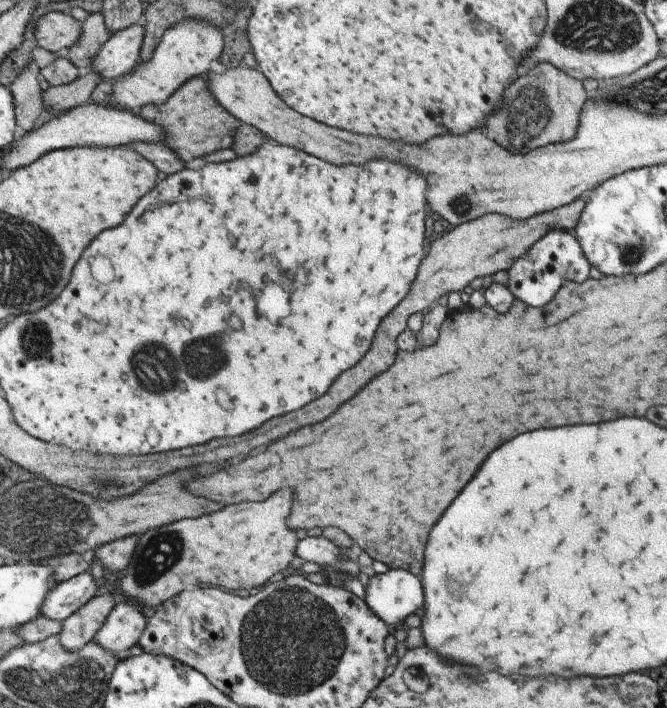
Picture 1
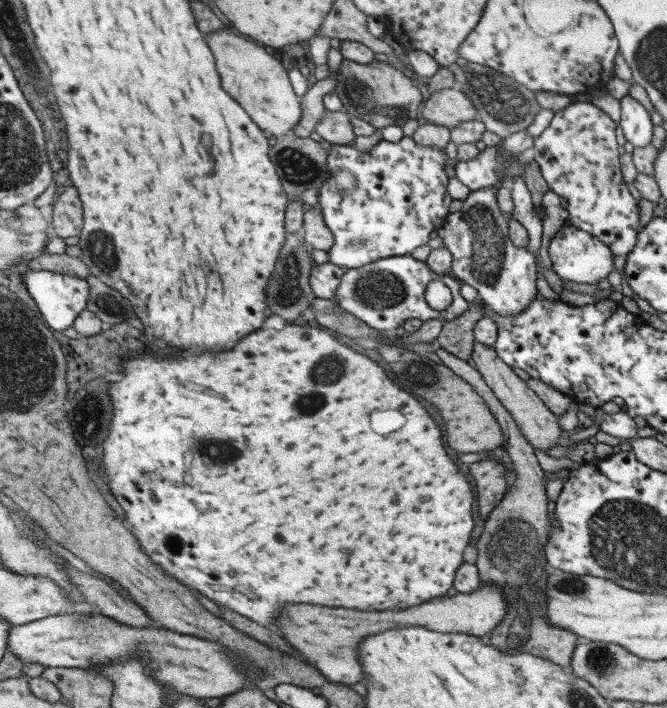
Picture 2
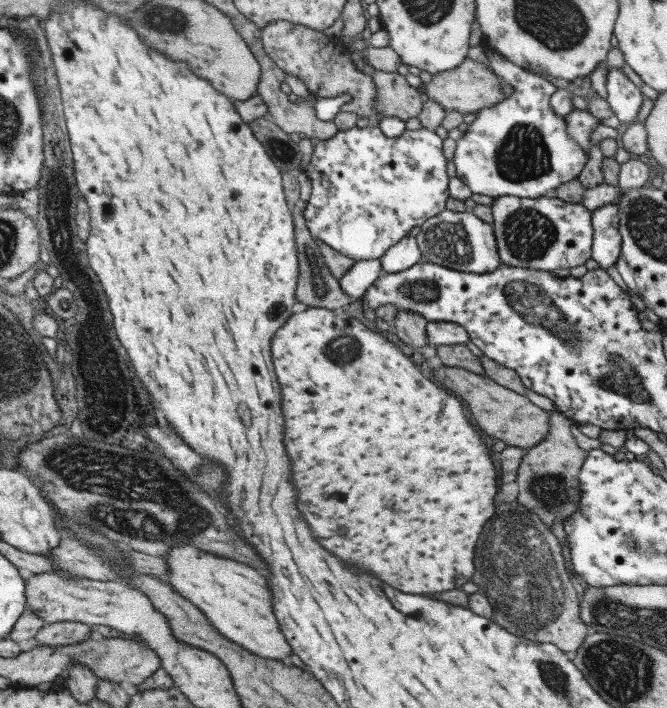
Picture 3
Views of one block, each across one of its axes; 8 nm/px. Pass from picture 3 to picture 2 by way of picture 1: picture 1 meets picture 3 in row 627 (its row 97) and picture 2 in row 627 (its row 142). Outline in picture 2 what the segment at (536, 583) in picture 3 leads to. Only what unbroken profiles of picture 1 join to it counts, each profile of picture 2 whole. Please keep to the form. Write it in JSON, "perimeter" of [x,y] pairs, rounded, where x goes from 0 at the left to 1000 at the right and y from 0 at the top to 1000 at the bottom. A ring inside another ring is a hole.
{"perimeter":[[[661,490],[652,494],[663,514],[694,534],[729,566],[732,576],[756,612],[756,633],[769,653],[775,669],[768,694],[759,696],[750,712],[736,723],[726,740],[726,753],[714,763],[714,799],[723,826],[748,826],[760,842],[763,857],[756,876],[727,900],[732,908],[753,921],[792,921],[840,941],[853,941],[859,921],[870,907],[867,897],[841,884],[823,881],[817,871],[817,836],[825,809],[816,780],[828,742],[822,732],[822,709],[816,665],[801,643],[799,630],[780,613],[775,596],[744,562],[741,552],[726,540],[723,530],[705,514],[690,508]]]}

